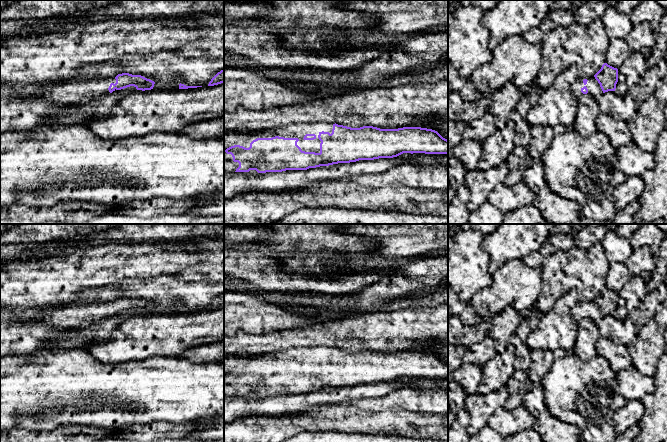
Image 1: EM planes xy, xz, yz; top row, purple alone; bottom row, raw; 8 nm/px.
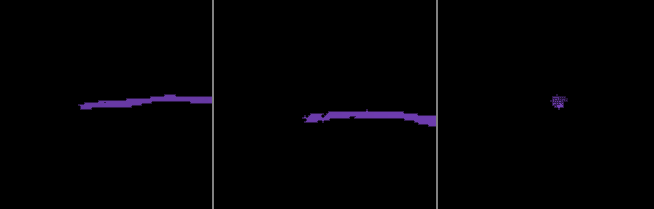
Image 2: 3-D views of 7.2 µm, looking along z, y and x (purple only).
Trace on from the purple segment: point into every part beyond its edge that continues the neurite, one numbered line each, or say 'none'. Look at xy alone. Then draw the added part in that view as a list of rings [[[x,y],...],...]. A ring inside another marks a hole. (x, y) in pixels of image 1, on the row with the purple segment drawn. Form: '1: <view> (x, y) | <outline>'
1: xy (72, 93) | [[[115,77],[97,81],[61,84],[35,96],[44,97],[58,105],[80,104],[86,99],[110,93],[108,88],[111,83],[116,83]]]

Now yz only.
1: yz (594, 89) | [[[589,77],[587,80],[587,84],[585,85],[583,83],[583,78],[578,78],[576,81],[574,81],[570,87],[570,91],[572,93],[572,95],[575,98],[579,98],[580,96],[583,95],[583,93],[581,92],[581,89],[586,86],[588,89],[588,93],[592,95],[593,97],[598,97],[599,95],[603,94],[603,91],[600,87],[600,84],[598,83],[598,81],[595,79],[595,77]]]

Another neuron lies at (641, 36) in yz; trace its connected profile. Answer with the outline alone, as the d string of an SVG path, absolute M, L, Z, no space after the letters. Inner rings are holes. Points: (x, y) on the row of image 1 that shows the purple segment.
M648 22L636 24L625 41L631 53L637 53L644 47L653 49L655 45L653 29Z

